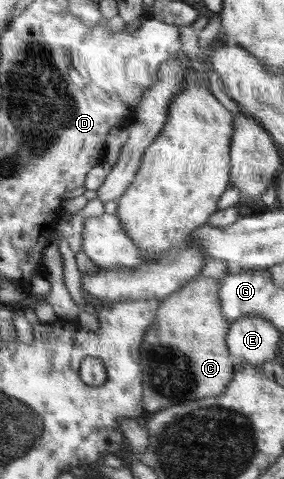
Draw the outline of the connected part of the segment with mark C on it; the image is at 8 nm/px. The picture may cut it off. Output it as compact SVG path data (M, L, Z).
M197 275L182 289L159 300L156 319L142 337L138 359L142 370L143 403L148 414L172 404L222 394L230 384L237 365L227 348L226 334L230 325L220 311L218 286L218 279Z

